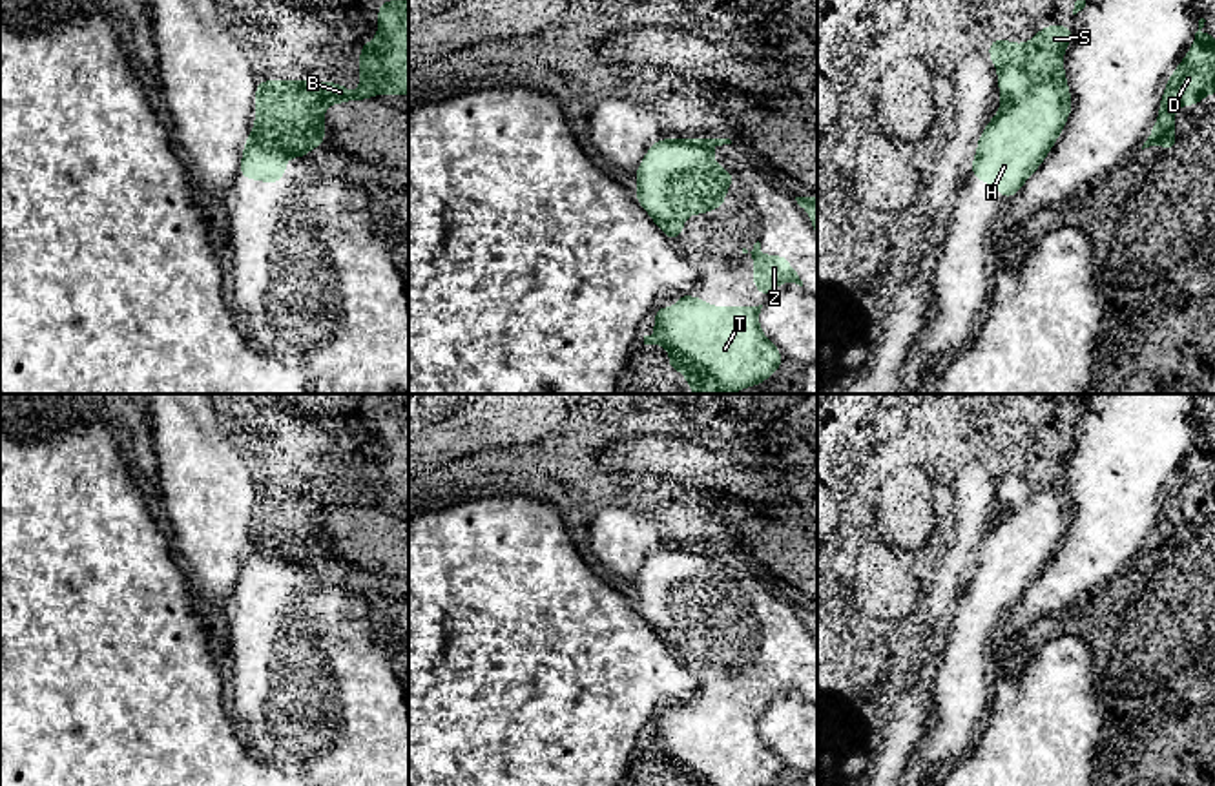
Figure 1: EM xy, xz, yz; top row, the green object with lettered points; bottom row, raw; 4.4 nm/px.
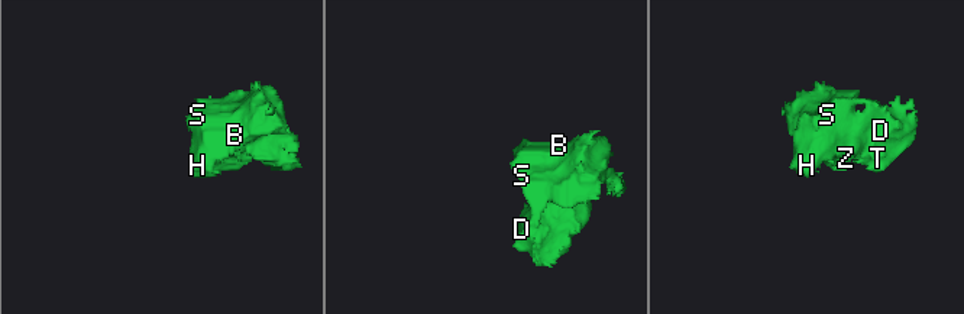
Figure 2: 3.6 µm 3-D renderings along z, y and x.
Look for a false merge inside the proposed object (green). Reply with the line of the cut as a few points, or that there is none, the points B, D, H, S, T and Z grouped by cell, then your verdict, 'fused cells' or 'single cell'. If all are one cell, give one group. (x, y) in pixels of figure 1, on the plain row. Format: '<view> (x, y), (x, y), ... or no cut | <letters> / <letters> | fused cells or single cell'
no cut | B D H S T Z | single cell

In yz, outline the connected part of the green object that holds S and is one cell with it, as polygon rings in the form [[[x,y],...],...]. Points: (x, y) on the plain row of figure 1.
[[[1042,434],[1027,452],[994,445],[987,454],[1002,514],[985,533],[969,584],[1011,609],[1042,574],[1073,518],[1062,463],[1073,434]]]

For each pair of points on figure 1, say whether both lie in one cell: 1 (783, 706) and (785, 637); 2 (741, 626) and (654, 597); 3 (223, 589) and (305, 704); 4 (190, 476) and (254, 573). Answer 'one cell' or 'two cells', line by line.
1: two cells
2: one cell
3: two cells
4: two cells

